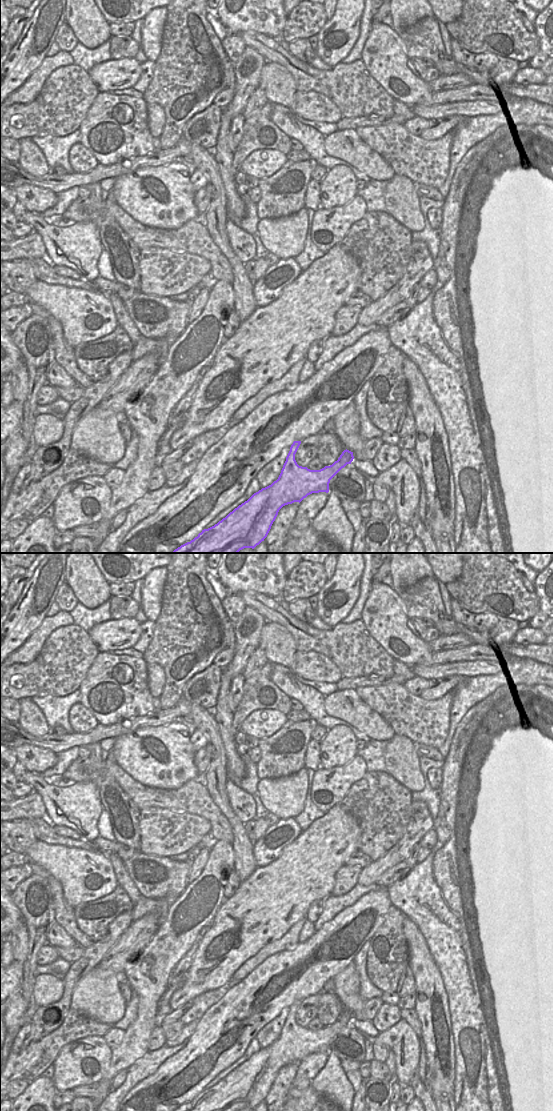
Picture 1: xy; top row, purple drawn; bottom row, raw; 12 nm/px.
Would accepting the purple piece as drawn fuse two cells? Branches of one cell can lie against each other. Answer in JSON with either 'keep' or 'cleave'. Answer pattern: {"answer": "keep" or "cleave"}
{"answer": "keep"}

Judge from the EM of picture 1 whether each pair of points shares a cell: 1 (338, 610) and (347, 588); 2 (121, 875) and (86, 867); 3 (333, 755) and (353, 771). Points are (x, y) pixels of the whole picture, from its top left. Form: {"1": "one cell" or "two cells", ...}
{"1": "one cell", "2": "two cells", "3": "two cells"}

